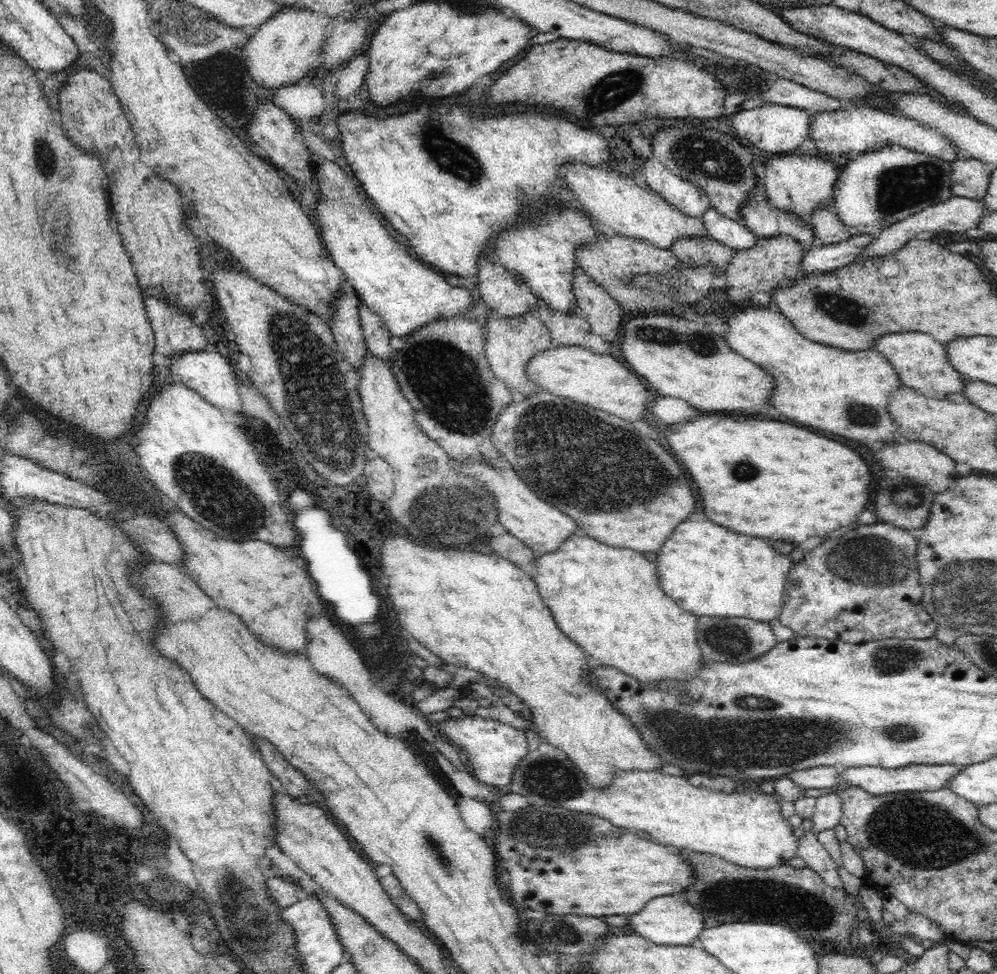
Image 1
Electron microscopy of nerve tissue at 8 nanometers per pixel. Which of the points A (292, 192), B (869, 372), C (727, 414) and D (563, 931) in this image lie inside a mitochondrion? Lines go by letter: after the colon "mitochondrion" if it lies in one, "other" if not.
A: other
B: other
C: other
D: mitochondrion

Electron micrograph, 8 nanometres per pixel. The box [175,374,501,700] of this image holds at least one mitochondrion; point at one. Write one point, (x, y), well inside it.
(441, 511)

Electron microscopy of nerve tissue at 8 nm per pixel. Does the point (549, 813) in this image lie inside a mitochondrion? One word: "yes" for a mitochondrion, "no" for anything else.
yes

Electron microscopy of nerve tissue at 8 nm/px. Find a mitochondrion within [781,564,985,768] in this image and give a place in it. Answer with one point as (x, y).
(895, 658)

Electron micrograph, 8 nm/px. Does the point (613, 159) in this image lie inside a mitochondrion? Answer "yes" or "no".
no

